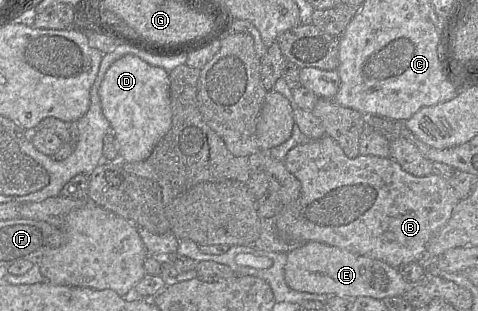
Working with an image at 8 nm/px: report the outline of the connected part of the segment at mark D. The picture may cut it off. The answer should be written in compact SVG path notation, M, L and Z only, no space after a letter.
M126 54L122 56L121 58L117 59L115 62L113 62L112 65L108 68L100 84L98 94L100 98L101 109L102 109L103 115L110 123L114 137L117 139L119 143L118 160L112 160L112 161L118 161L123 165L123 163L125 162L138 162L138 161L143 161L147 159L151 155L156 145L160 142L160 140L167 134L167 132L171 128L172 109L171 109L171 101L170 101L169 73L166 72L161 67L151 66L147 62L140 59L138 56L135 56L133 54Z

